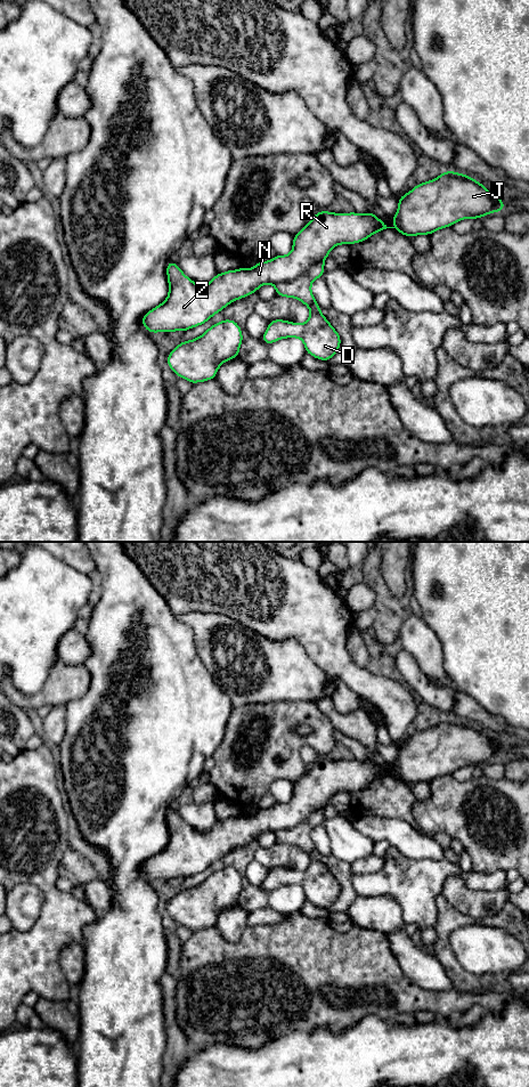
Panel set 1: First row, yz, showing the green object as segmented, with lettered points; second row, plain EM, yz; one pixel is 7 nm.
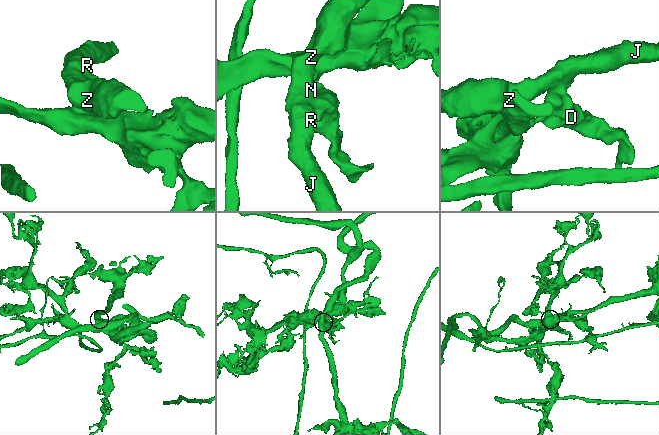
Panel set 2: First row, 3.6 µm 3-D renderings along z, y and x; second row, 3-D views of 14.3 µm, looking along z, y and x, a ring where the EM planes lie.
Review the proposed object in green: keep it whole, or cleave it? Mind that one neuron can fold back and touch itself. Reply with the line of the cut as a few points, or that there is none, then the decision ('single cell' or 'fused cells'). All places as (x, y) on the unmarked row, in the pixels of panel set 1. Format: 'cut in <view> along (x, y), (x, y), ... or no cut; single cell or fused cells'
cut in yz along (324, 806), (312, 810), (298, 824), (274, 832); fused cells

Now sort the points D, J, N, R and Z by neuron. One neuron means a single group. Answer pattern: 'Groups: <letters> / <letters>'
Groups: D / J N R Z

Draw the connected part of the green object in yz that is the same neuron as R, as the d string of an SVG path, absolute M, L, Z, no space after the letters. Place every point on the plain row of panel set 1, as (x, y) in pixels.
M445 719L436 727L418 731L409 740L402 741L398 747L397 762L391 765L394 771L393 774L388 774L373 759L364 762L318 759L311 769L293 784L293 795L290 802L276 802L270 809L258 808L252 817L242 814L241 817L217 821L206 833L193 829L182 820L178 811L170 808L166 812L168 845L146 860L143 863L141 871L149 881L184 879L204 871L229 851L255 841L264 832L275 833L299 825L312 811L325 808L336 793L360 790L386 776L394 776L406 785L431 782L436 778L454 773L465 765L474 768L497 759L505 759L504 748L500 745L491 743L480 729L455 719Z

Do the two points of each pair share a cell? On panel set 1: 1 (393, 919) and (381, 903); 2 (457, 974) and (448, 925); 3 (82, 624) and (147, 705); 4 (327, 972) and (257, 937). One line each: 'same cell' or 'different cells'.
1: same cell
2: same cell
3: different cells
4: same cell

